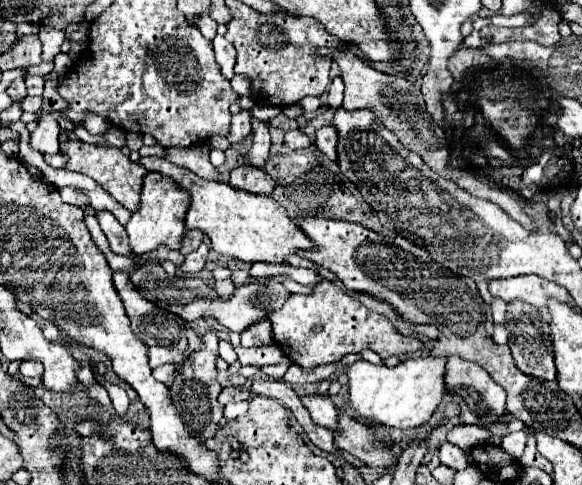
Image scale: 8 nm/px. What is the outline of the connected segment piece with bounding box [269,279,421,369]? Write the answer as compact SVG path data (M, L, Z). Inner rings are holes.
M323 279L317 287L313 287L313 295L293 295L283 309L273 311L269 315L273 333L277 335L277 345L281 351L299 367L319 367L327 363L339 361L347 353L355 353L361 349L375 351L381 359L391 355L415 353L419 351L421 341L415 337L403 337L391 325L389 319L381 317L365 309L361 303L351 299L339 291L339 287L327 279Z

